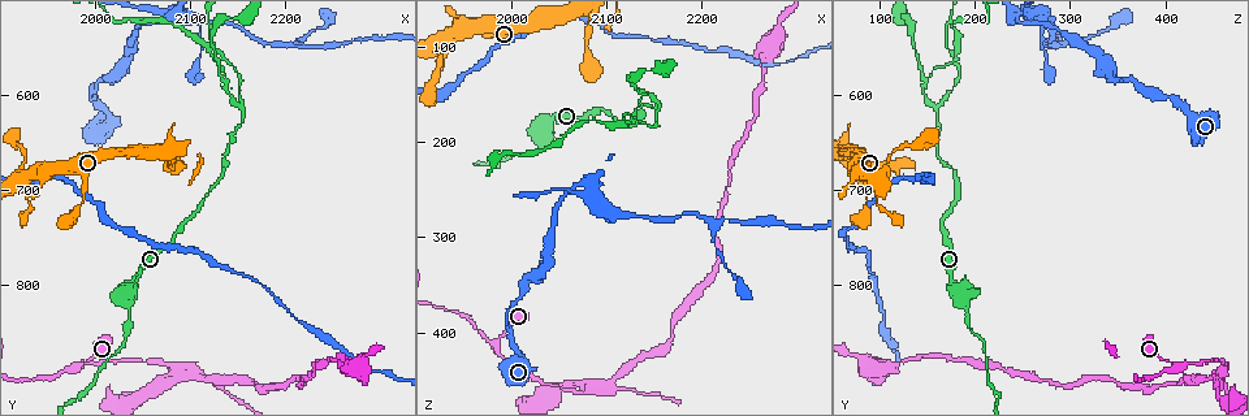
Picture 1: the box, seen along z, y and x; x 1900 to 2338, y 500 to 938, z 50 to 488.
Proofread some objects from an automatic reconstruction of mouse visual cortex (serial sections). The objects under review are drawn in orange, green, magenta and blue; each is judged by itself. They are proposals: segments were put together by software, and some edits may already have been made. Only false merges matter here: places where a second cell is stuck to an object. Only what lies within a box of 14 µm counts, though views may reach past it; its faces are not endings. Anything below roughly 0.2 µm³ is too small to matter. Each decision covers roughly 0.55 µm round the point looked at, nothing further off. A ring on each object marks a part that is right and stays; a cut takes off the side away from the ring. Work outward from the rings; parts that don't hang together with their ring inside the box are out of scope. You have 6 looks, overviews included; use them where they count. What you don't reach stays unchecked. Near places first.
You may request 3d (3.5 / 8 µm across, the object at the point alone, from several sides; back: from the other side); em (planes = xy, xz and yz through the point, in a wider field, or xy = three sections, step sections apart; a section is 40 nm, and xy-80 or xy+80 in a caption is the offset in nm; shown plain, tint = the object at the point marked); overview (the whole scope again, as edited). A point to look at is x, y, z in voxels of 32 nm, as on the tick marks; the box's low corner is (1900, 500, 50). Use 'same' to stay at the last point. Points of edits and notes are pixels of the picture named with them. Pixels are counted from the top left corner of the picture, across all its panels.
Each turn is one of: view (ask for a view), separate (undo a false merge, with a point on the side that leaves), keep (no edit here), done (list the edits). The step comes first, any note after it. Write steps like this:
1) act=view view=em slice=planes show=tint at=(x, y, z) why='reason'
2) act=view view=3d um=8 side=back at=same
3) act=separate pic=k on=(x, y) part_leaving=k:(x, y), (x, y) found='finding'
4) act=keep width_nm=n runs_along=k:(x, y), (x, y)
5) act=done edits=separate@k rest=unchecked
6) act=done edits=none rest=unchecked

act=view view=3d um=3.5 at=(1985, 880, 410) why='a narrow waist'

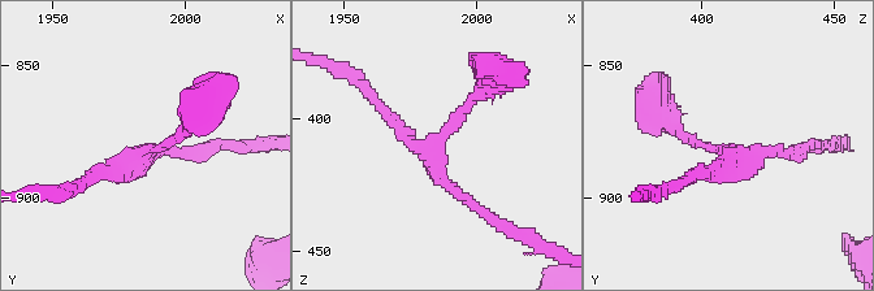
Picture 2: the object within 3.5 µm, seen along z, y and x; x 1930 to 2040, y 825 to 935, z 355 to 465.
act=view view=em slice=xy step=1 show=tint at=(1984, 881, 411)

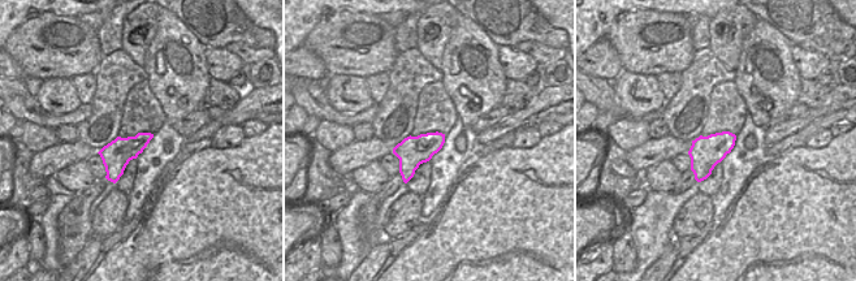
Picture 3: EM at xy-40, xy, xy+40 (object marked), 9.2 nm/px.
act=keep runs_along=2:(670, 122), (713, 150), (796, 153) found='one cell here'

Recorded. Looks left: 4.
act=view view=3d um=8 at=(2085, 890, 460) why='looks like a crossing'

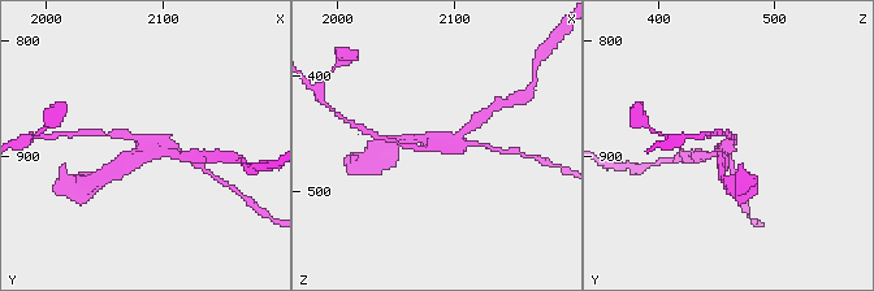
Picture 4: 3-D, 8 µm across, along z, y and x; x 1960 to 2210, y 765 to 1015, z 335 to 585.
act=view view=3d um=3.5 at=(2084, 888, 458) why='zoom in'

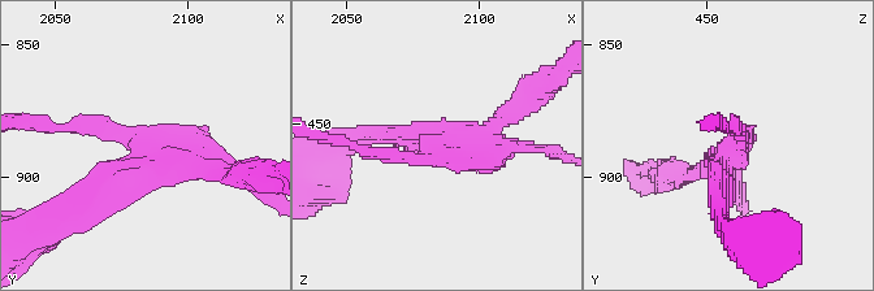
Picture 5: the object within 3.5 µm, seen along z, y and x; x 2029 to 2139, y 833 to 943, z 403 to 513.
act=view view=em slice=xy step=5 show=tint at=(2086, 889, 460) why='need the tissue'

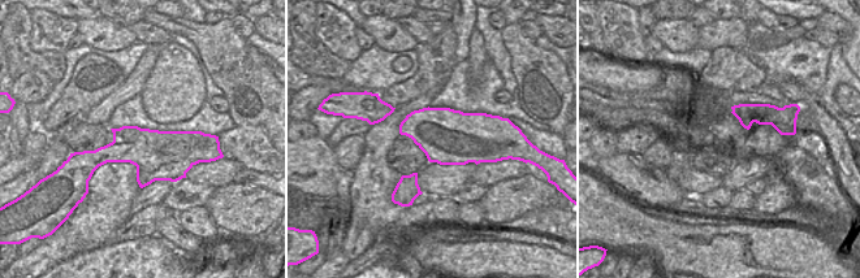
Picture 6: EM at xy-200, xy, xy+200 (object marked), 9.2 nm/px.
act=separate pic=5 on=(675, 176) found='a second cell is stuck on'

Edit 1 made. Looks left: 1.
act=done edits=separate@5 rest=unchecked

